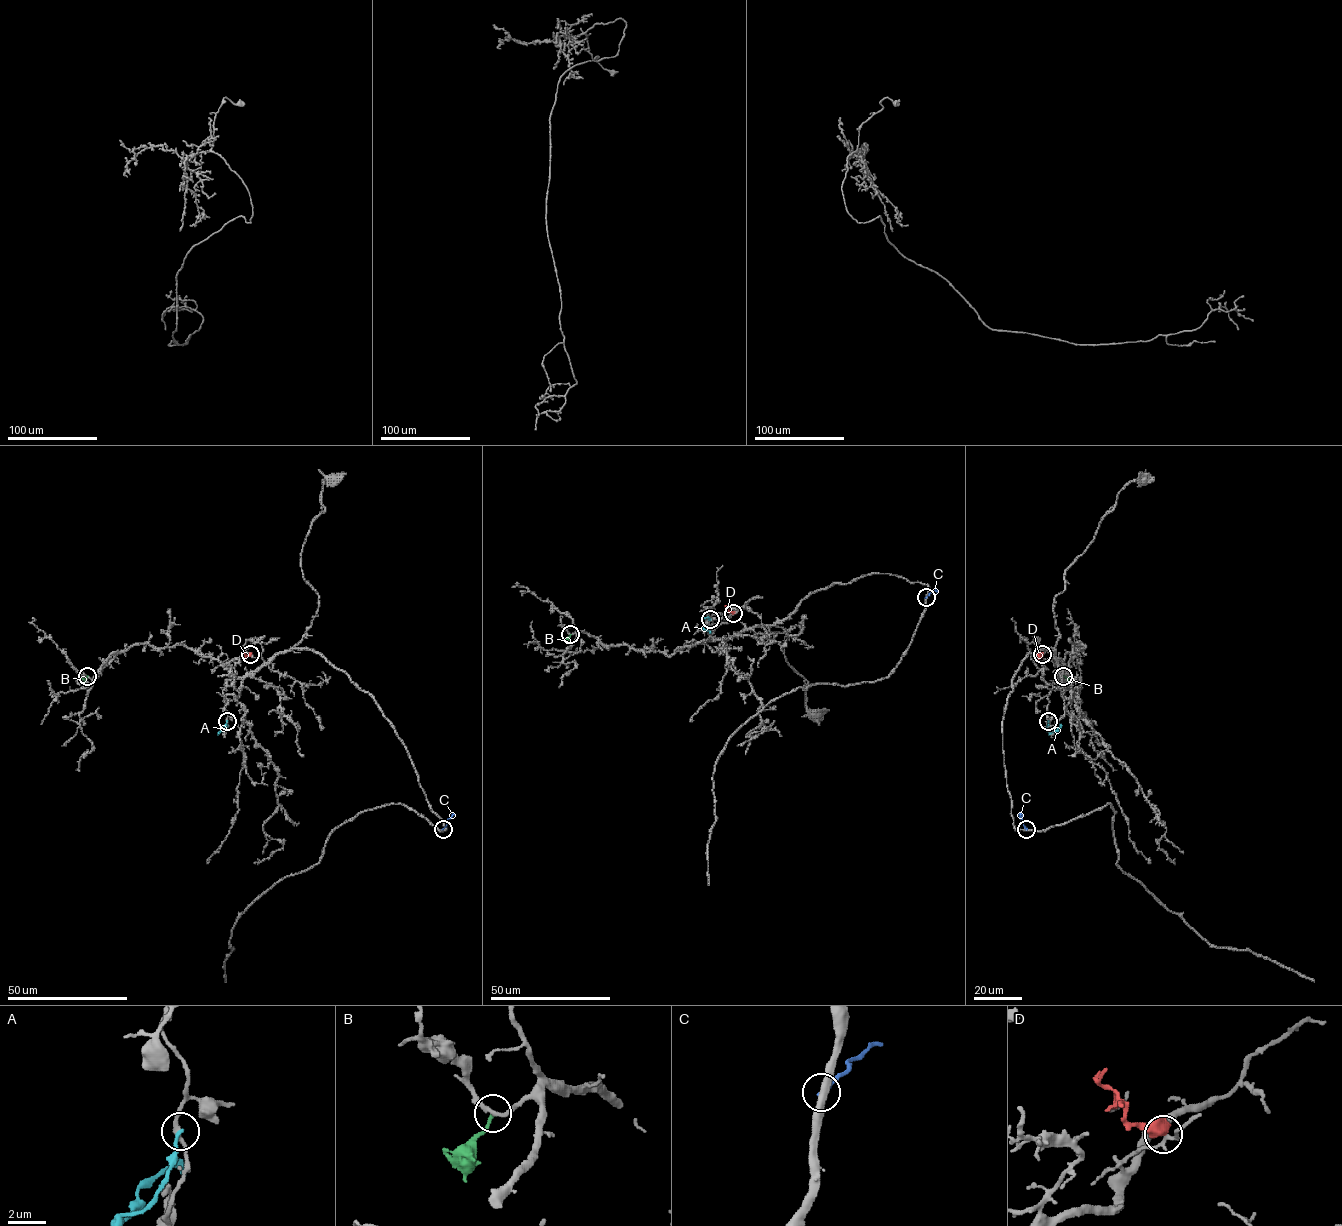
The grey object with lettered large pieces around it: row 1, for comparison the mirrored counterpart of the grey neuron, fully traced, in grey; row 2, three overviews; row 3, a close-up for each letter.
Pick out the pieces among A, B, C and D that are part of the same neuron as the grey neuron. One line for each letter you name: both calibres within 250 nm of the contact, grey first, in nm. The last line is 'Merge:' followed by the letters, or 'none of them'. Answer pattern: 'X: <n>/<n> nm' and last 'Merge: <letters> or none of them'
D: 190/850 nm
Merge: D

